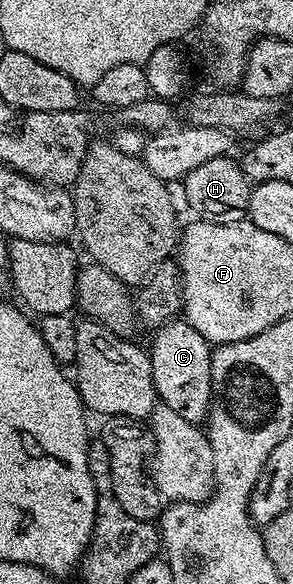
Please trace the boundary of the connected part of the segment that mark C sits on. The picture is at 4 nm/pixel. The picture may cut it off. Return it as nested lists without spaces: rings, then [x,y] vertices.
[[[178,317],[164,327],[156,328],[153,348],[147,354],[151,361],[153,384],[157,389],[158,400],[166,403],[179,417],[187,417],[187,421],[200,424],[208,416],[209,404],[213,402],[213,386],[211,385],[211,357],[213,352],[207,342],[190,323]]]

